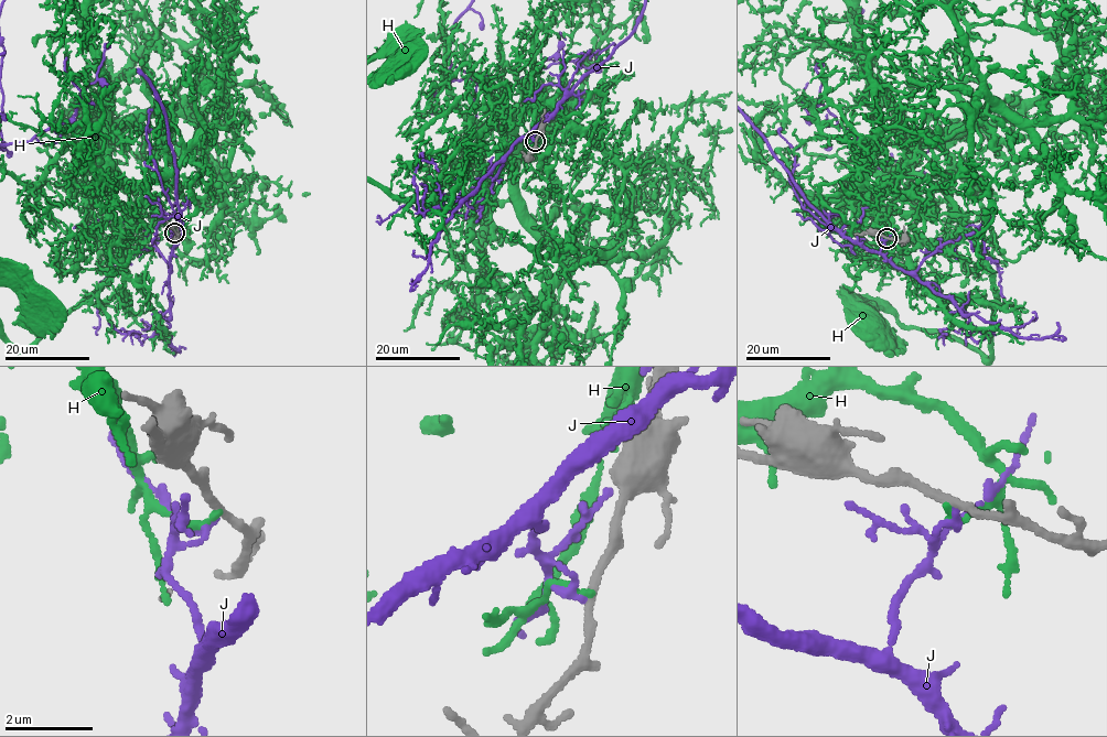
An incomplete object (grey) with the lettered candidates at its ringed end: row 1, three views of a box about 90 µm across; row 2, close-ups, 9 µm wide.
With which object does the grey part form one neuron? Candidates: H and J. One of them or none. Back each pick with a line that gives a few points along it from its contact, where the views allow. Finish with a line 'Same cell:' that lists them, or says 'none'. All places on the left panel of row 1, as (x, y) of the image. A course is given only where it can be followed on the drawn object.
Same cell: J

